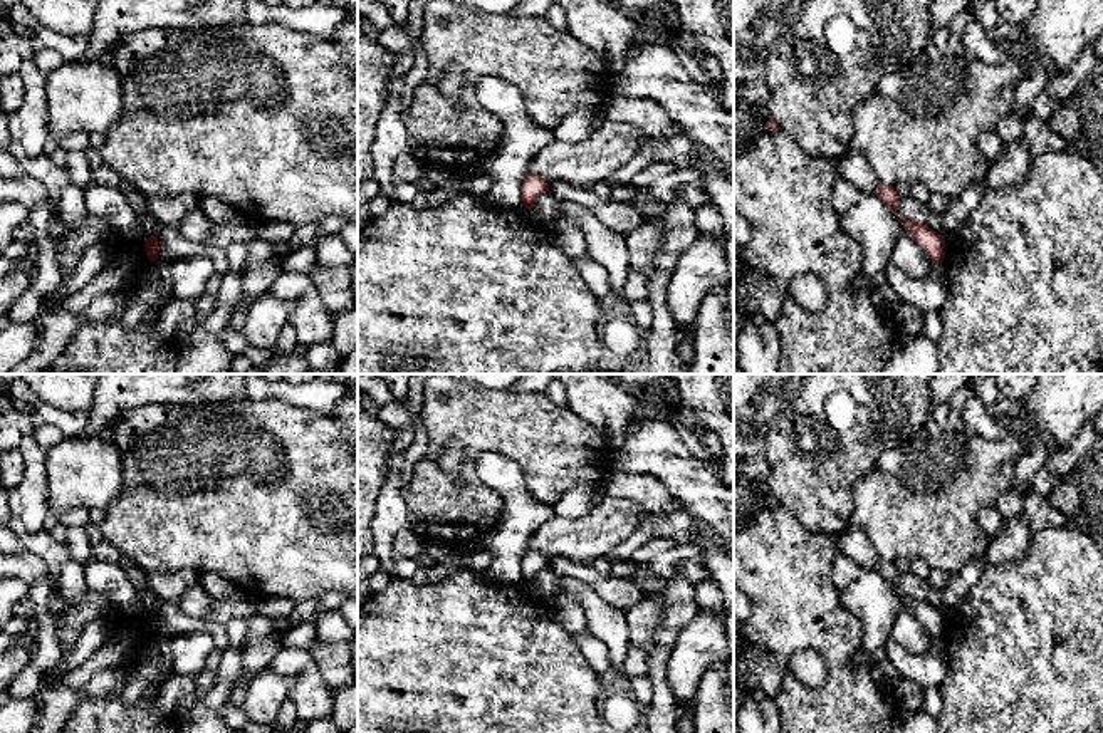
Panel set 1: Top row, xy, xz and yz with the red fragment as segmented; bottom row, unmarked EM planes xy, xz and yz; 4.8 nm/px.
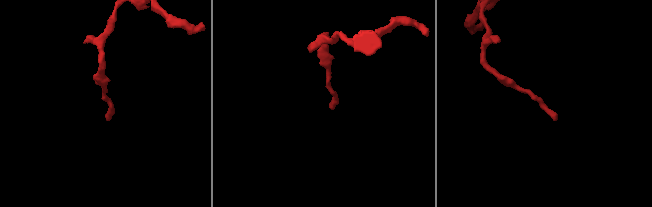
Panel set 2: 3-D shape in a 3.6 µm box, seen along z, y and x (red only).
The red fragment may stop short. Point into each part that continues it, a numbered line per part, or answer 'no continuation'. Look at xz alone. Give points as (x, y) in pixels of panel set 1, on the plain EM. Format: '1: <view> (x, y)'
no continuation

